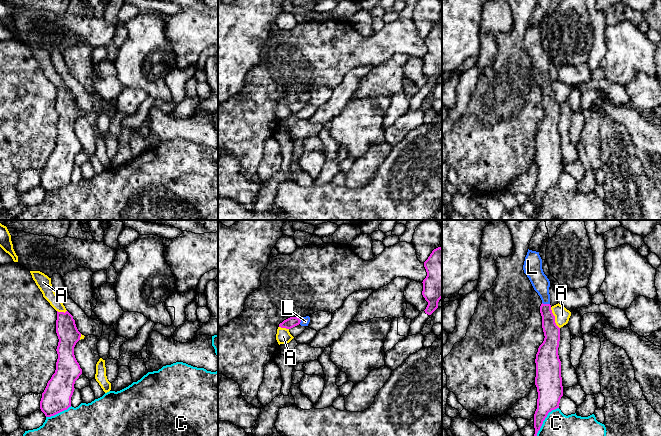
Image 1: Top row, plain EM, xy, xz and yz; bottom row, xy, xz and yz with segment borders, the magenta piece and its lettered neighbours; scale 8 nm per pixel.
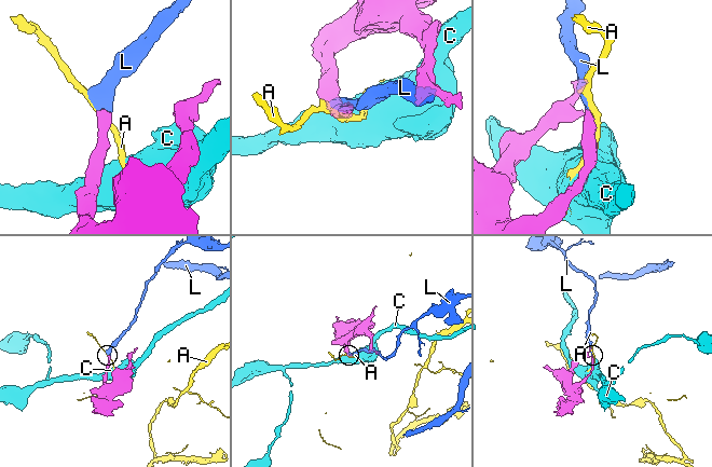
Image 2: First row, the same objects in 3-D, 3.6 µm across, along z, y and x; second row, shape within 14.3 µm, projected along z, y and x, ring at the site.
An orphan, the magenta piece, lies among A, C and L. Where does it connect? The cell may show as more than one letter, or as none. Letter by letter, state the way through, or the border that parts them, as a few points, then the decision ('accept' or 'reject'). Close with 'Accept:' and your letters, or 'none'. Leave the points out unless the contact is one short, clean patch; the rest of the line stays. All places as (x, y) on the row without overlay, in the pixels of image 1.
A: along yz (550, 83), (554, 92), (554, 98), (559, 104) | reject
C: reject
L: across yz (551, 107), (548, 100), (546, 80), (540, 58) | accept
Accept: L

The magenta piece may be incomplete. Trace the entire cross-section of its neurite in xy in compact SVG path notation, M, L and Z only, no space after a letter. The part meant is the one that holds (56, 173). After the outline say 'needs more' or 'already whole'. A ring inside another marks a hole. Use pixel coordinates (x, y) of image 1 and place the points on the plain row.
M57 87L56 109L59 115L56 146L48 157L40 177L40 185L46 193L54 192L71 183L74 160L82 150L74 131L74 123L80 116L81 109L68 87Z; already whole

